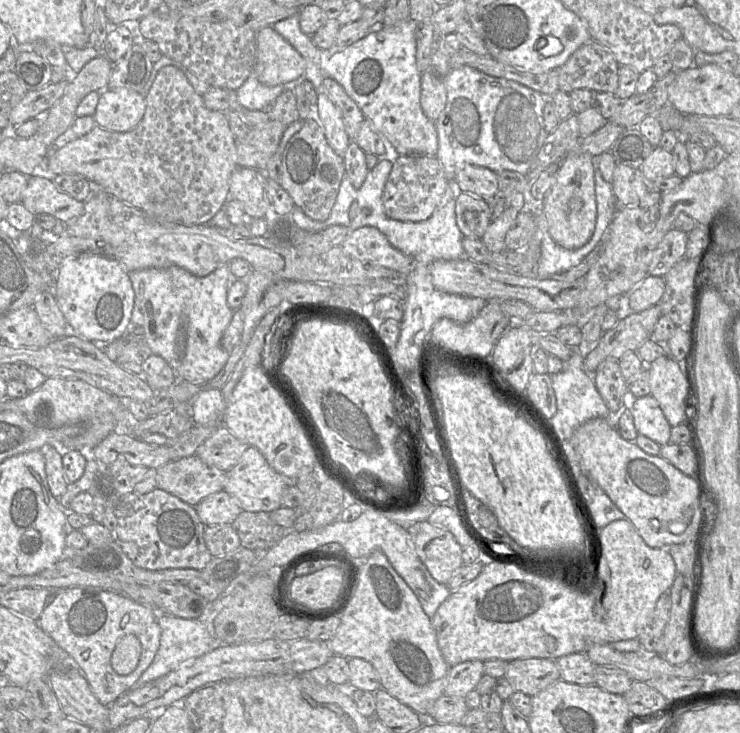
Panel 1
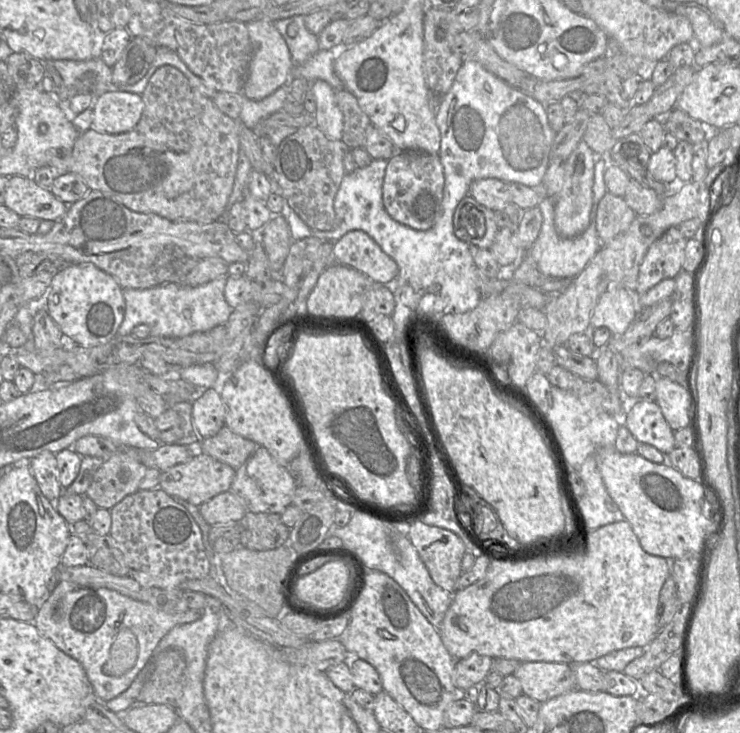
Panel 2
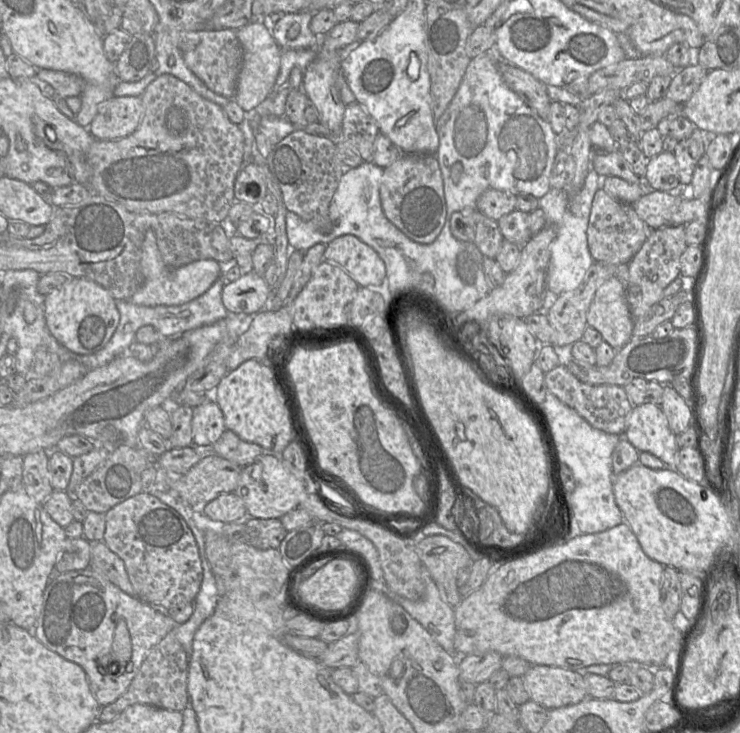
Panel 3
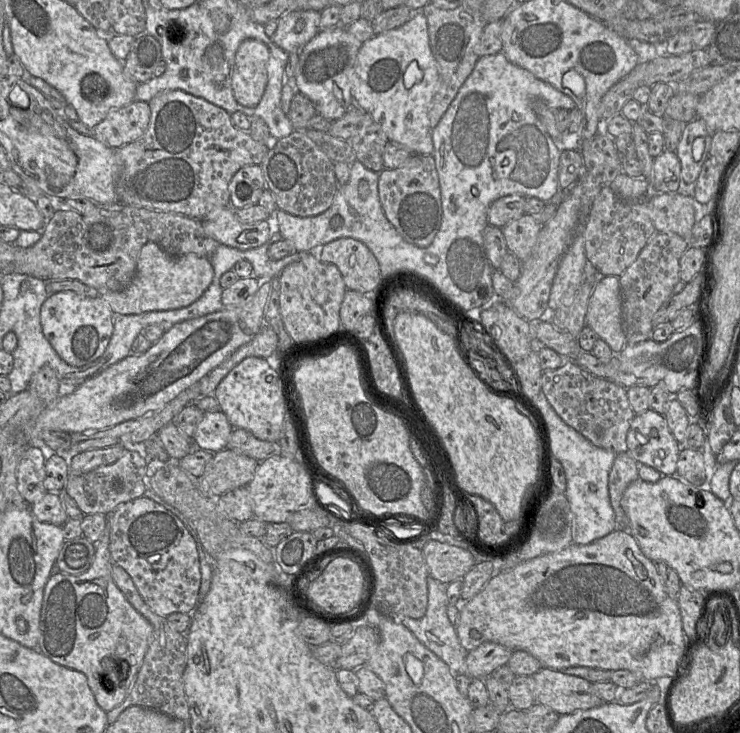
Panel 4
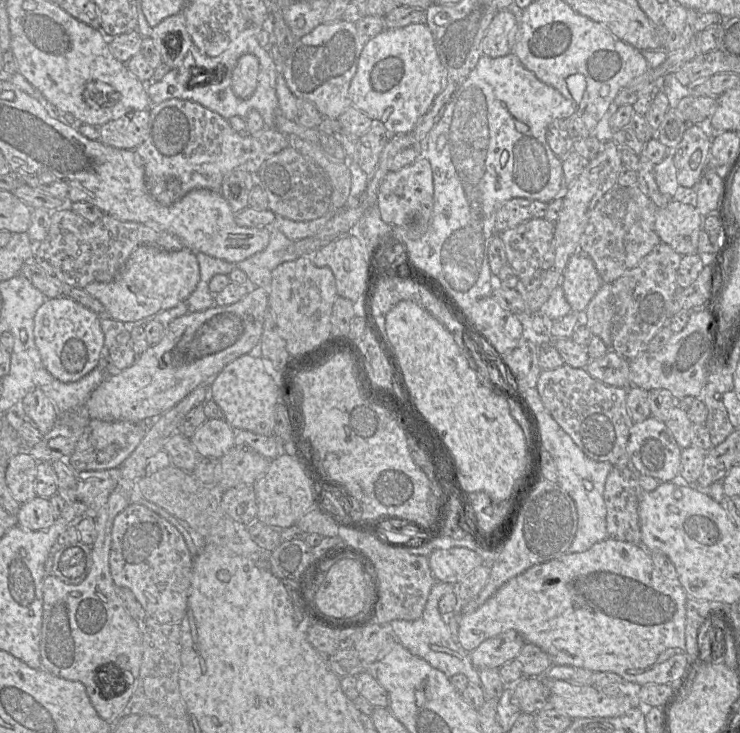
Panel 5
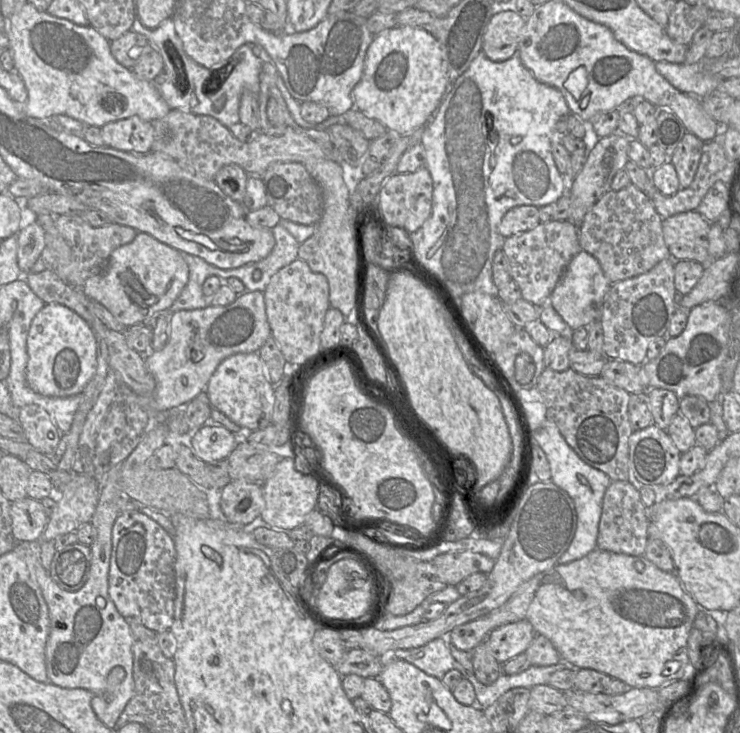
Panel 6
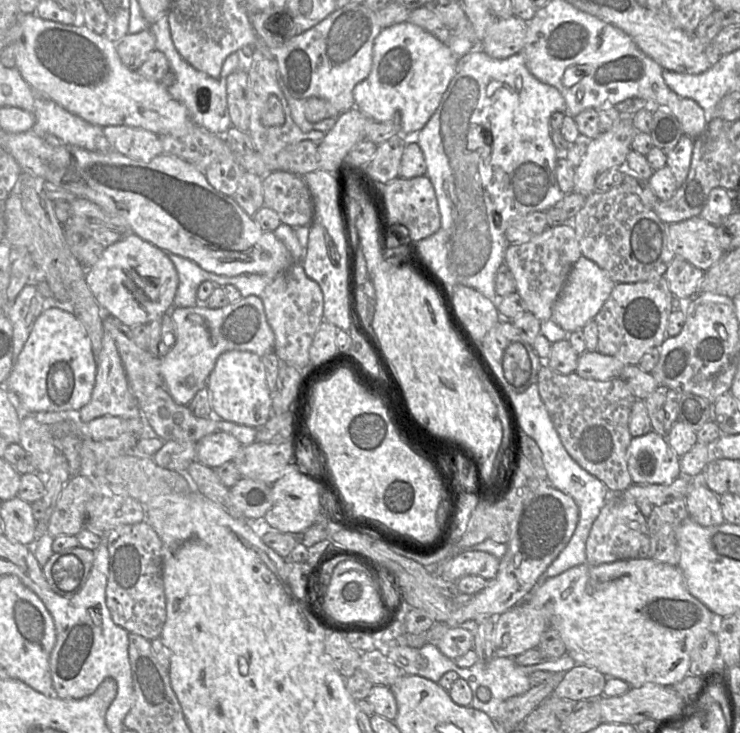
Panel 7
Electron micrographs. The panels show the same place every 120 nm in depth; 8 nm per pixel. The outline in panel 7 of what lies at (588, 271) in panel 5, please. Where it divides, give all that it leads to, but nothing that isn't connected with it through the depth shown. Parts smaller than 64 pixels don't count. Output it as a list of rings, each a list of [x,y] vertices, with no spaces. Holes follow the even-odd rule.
[[[581,255],[552,306],[551,320],[567,333],[582,330],[588,322],[594,320],[614,286],[615,283],[603,269]]]

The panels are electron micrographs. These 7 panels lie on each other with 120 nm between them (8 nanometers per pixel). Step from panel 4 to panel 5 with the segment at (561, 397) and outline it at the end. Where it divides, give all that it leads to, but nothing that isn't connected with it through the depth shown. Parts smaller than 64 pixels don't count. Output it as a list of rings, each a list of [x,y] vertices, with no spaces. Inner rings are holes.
[[[566,364],[554,370],[542,370],[536,387],[545,408],[586,457],[596,462],[608,462],[617,468],[627,467],[627,442],[634,424],[627,409],[627,388],[607,385],[593,378],[585,369]]]

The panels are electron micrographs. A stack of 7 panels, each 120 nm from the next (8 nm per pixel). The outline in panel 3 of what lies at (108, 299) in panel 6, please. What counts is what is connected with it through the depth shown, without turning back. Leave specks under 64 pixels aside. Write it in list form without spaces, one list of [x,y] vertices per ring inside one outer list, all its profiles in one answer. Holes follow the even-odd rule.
[[[148,230],[142,243],[140,267],[143,285],[128,299],[141,306],[182,305],[205,293],[224,271],[224,265],[213,259],[201,259],[178,268],[170,268],[163,262],[156,235]]]

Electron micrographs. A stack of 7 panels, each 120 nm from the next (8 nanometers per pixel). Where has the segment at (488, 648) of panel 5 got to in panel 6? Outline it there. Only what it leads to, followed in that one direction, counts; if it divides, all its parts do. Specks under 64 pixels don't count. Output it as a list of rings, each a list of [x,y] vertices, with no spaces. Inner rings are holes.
[[[527,620],[508,623],[492,630],[486,641],[495,659],[504,664],[526,651],[536,632]]]

